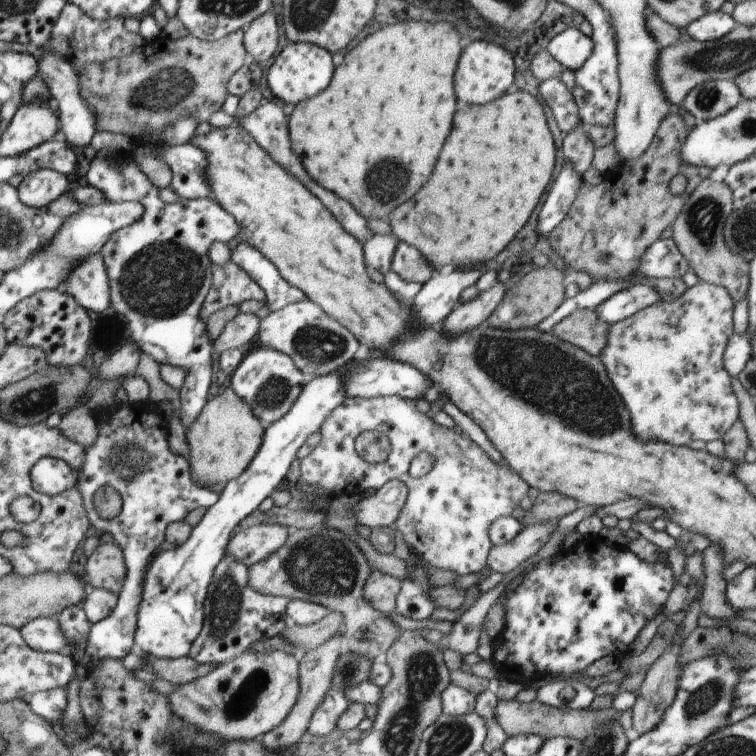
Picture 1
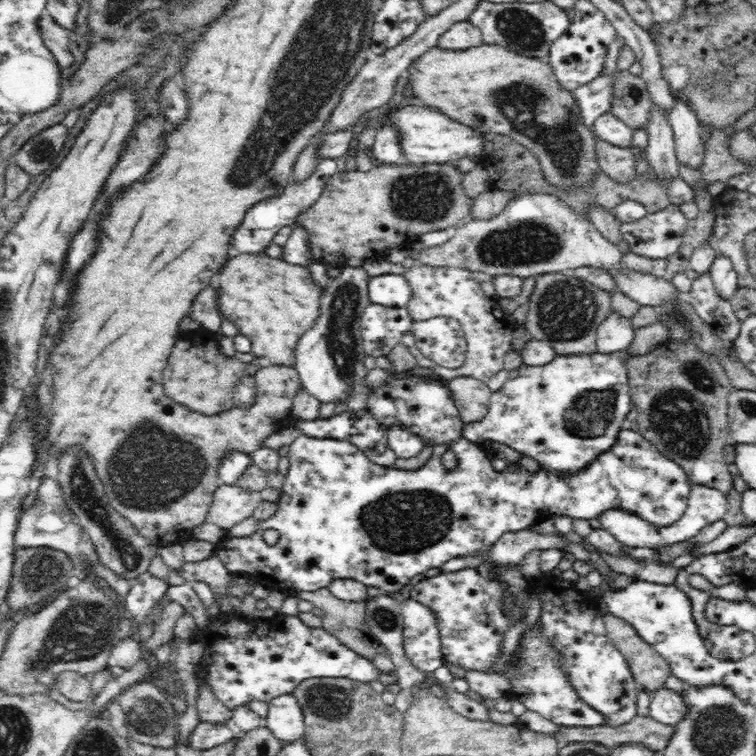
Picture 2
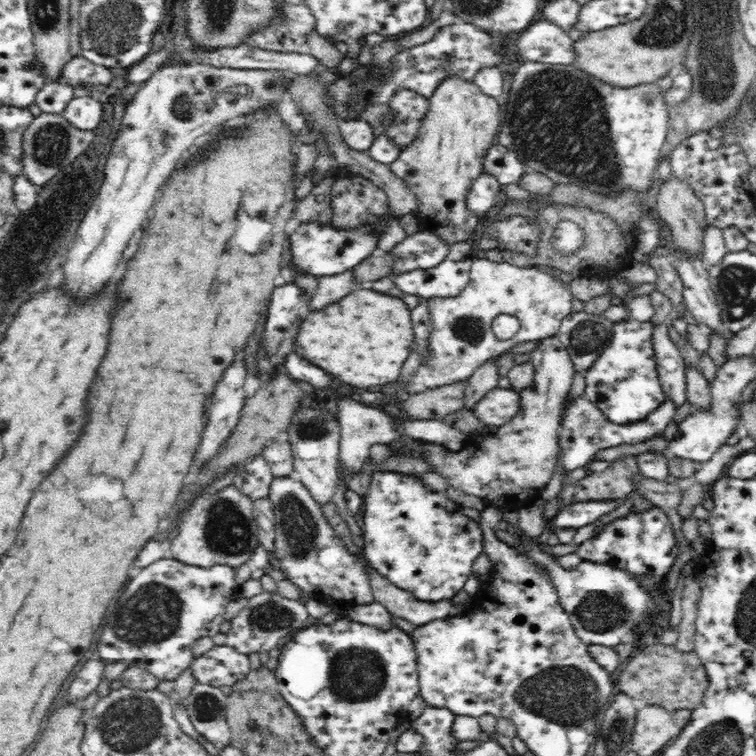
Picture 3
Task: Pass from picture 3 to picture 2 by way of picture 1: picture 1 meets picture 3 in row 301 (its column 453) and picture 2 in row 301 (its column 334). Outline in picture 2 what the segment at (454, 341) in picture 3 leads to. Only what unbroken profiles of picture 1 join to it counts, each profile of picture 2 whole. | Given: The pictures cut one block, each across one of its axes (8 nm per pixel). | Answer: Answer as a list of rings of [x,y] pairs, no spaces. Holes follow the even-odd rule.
[[[417,264],[403,273],[412,289],[412,296],[407,304],[407,311],[412,320],[425,321],[437,316],[456,319],[462,327],[467,342],[467,360],[458,368],[449,369],[426,358],[418,347],[415,336],[406,332],[401,340],[417,360],[417,370],[431,373],[446,382],[456,377],[472,377],[483,383],[504,368],[504,356],[511,352],[512,332],[518,327],[516,319],[504,313],[496,298],[488,298],[482,291],[481,284],[473,277],[472,271],[456,267],[432,267]]]

